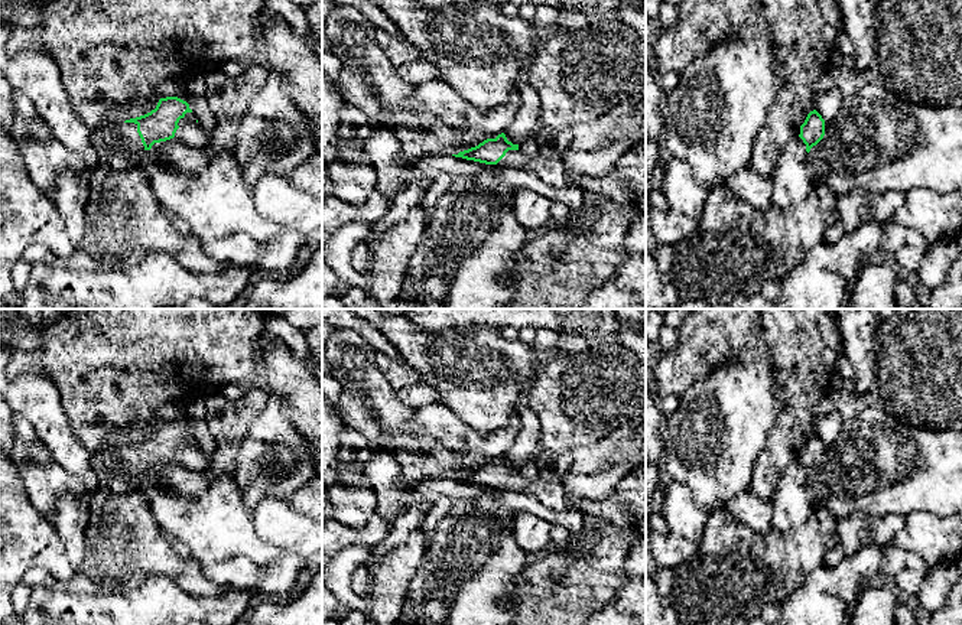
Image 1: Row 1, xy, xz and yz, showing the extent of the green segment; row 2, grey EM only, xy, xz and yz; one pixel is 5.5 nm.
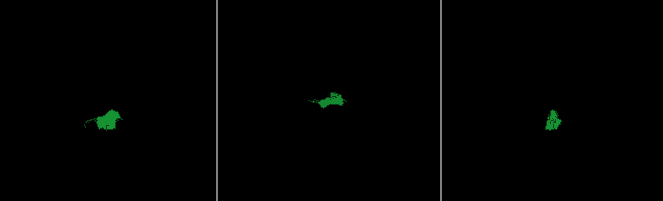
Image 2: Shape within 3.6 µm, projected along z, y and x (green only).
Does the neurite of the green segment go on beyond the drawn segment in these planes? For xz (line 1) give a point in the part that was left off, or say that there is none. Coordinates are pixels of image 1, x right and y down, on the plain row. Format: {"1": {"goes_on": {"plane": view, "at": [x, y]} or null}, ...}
{"1": {"goes_on": {"plane": "xz", "at": [626, 507]}}}

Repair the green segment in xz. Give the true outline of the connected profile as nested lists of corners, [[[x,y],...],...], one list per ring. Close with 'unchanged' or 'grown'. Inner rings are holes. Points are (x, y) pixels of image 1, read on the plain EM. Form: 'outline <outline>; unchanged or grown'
outline [[[504,456],[452,479],[501,491],[530,492],[546,507],[555,510],[576,508],[615,527],[636,525],[646,515],[646,460],[624,476],[617,484],[614,494],[601,502],[569,499],[562,482],[543,481],[537,476],[526,481],[519,473],[519,468],[508,465]]]; grown

